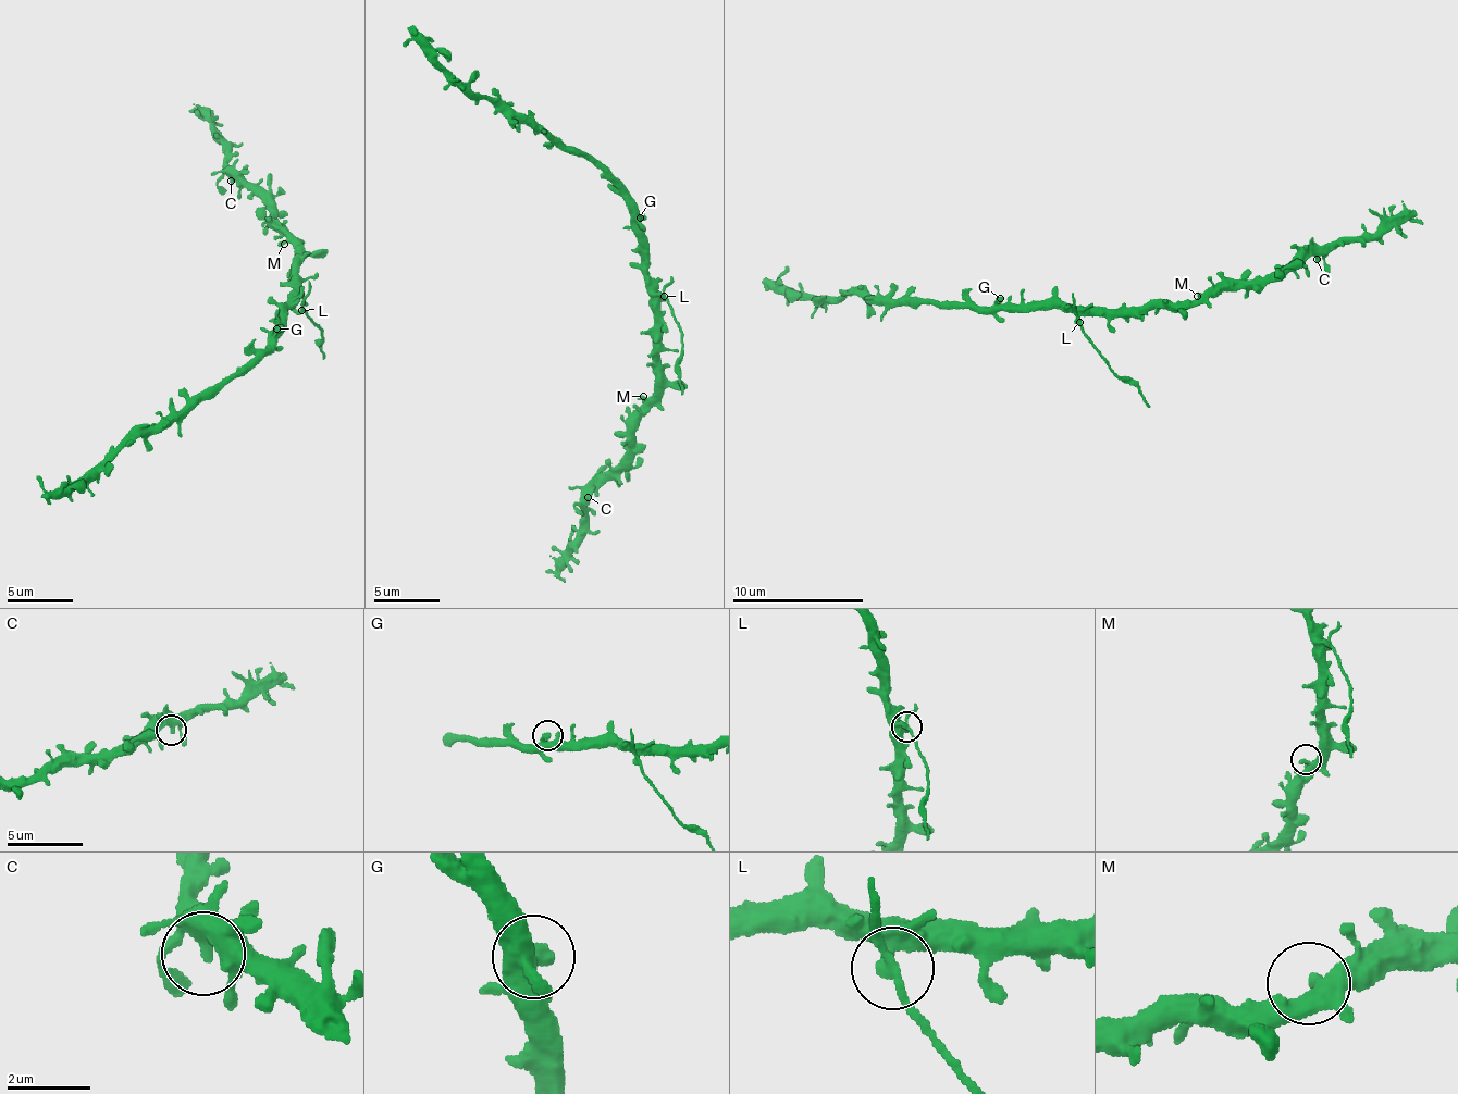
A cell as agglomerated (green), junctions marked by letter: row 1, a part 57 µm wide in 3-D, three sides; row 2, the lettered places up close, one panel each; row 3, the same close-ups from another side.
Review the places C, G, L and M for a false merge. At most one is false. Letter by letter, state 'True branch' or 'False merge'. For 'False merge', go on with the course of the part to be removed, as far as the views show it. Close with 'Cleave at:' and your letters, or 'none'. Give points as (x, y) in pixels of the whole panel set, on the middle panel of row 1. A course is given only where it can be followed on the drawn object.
C: True branch
G: True branch
L: False merge. Course of the part to remove: (663, 295), (681, 334), (680, 396)
M: True branch
Cleave at: L

